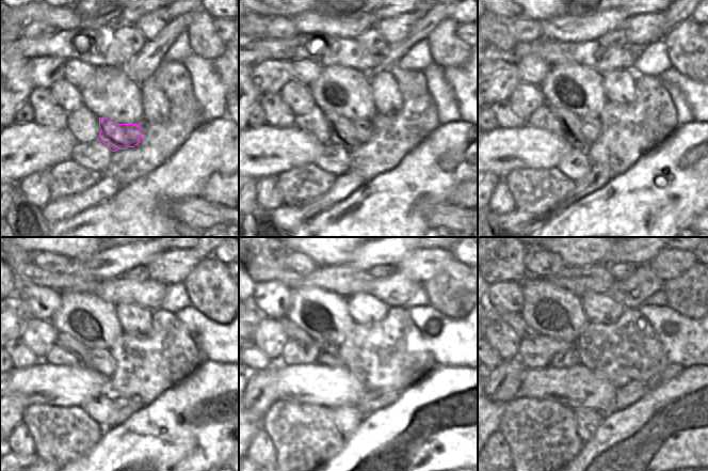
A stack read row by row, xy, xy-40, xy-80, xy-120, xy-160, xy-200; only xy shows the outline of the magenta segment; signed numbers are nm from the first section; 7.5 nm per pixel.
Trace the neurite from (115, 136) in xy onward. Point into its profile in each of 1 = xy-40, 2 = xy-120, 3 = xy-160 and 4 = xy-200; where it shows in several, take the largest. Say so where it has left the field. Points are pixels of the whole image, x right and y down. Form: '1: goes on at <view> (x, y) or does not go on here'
1: goes on at xy-40 (351, 134)
2: goes on at xy-120 (85, 356)
3: goes on at xy-160 (293, 332)
4: goes on at xy-200 (521, 328)

